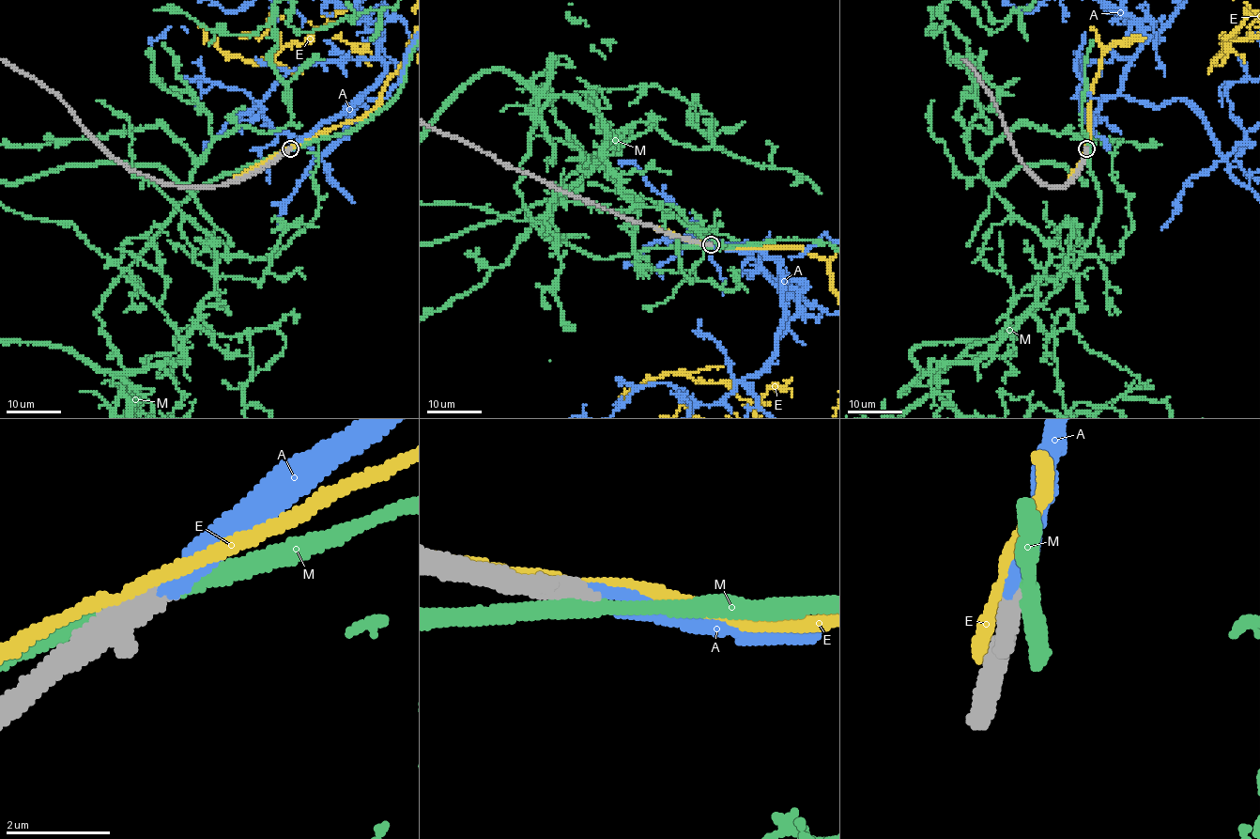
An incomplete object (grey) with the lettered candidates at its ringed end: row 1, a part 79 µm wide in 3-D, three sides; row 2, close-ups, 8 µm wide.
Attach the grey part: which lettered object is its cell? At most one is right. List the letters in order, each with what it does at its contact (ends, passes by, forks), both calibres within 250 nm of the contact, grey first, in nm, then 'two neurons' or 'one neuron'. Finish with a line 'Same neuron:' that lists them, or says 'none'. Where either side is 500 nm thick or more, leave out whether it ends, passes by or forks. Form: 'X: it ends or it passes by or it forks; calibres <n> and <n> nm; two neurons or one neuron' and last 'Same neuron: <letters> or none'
A: it ends; calibres 440 and 280 nm; one neuron
E: calibres 550 and 220 nm; two neurons
M: calibres 500 and 300 nm; two neurons
Same neuron: A

